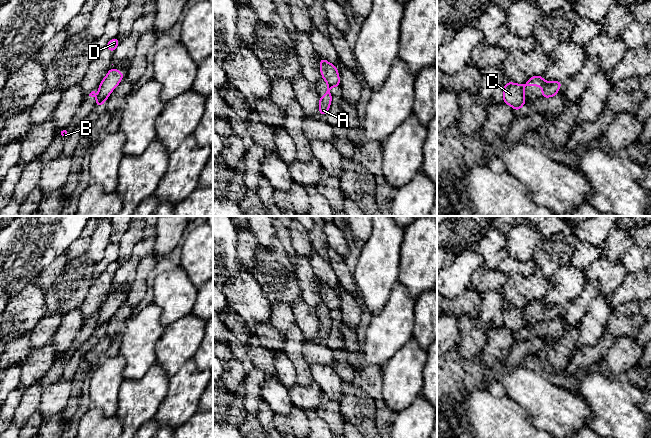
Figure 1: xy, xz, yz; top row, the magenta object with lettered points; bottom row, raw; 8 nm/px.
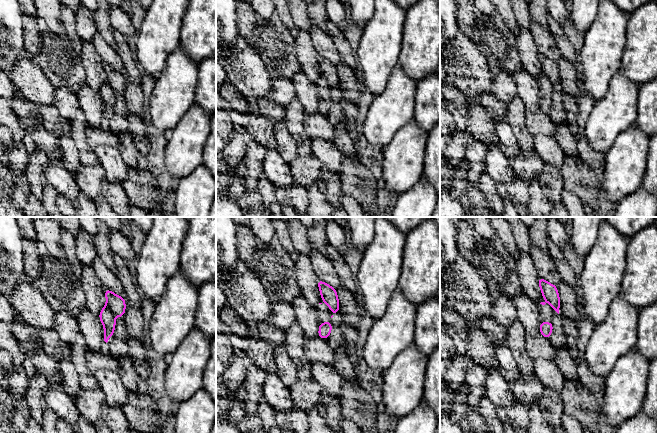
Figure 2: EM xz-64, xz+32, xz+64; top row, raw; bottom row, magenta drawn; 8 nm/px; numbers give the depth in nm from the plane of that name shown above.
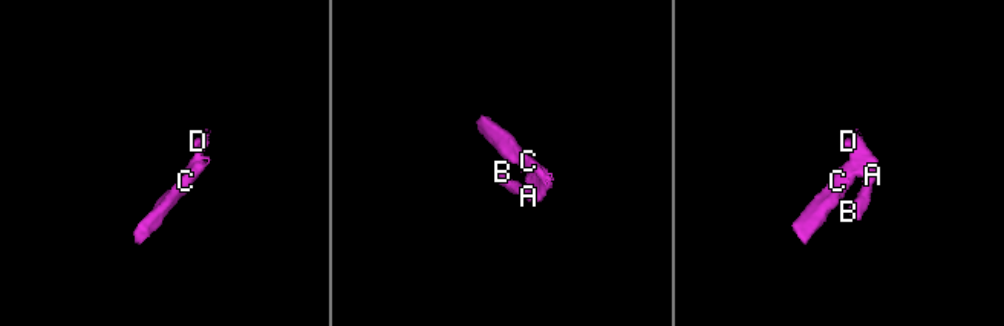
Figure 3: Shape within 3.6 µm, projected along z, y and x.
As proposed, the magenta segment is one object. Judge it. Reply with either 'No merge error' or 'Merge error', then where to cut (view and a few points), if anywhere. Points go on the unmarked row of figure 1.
Merge error. Split along xz (327, 306), (331, 310)

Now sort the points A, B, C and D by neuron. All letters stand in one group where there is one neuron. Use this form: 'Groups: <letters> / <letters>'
Groups: A B D / C

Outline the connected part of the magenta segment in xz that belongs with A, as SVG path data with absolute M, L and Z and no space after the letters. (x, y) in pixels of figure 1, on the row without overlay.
M327 307L327 314L324 320L320 321L319 323L319 338L327 338L329 335L329 330L332 326L332 320L330 317L331 310Z

